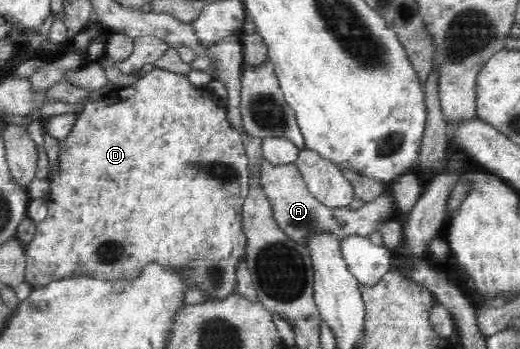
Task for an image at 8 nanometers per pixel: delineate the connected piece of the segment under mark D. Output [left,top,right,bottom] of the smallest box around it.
[25,67,250,302]

